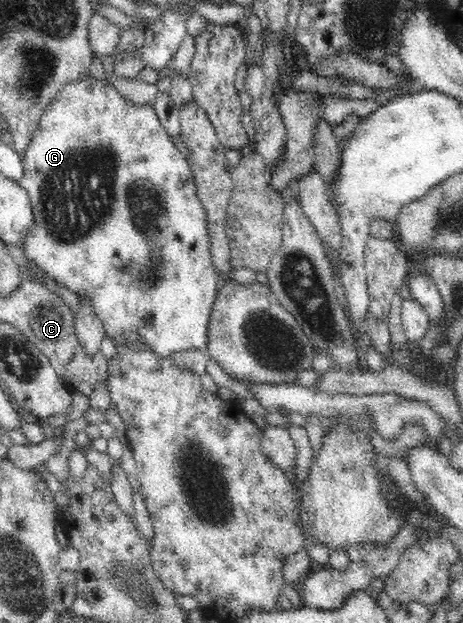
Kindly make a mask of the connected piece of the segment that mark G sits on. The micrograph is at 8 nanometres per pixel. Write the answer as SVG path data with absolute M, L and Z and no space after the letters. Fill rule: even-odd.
M89 73L82 74L77 81L69 82L61 88L55 101L48 105L48 111L41 116L41 129L38 129L33 136L27 153L22 157L22 162L24 174L18 182L29 194L36 218L35 228L32 229L31 236L28 237L27 244L22 250L26 259L31 260L32 265L35 265L34 268L39 268L43 276L47 276L49 280L54 280L75 294L81 291L88 293L88 296L92 297L92 304L99 320L103 322L106 336L113 340L116 347L119 343L141 339L157 356L161 357L169 357L173 353L183 353L188 350L208 352L208 322L211 319L219 288L212 262L208 209L204 206L203 198L200 197L199 185L196 185L196 178L193 177L188 158L173 145L168 131L159 122L155 106L135 105L127 101L107 80L95 79Z

